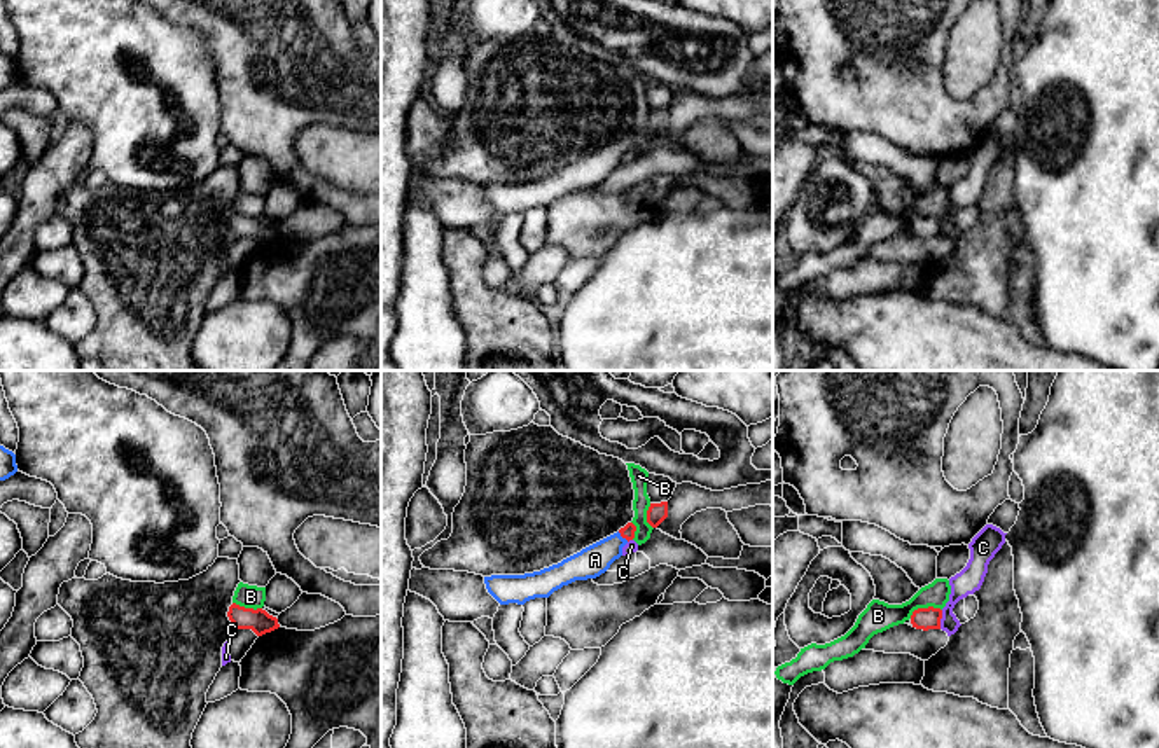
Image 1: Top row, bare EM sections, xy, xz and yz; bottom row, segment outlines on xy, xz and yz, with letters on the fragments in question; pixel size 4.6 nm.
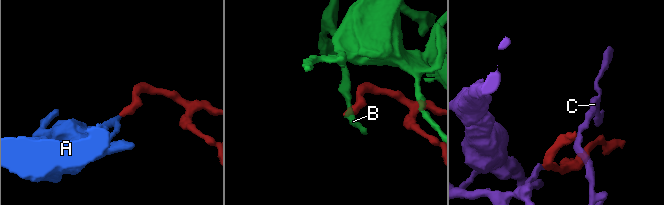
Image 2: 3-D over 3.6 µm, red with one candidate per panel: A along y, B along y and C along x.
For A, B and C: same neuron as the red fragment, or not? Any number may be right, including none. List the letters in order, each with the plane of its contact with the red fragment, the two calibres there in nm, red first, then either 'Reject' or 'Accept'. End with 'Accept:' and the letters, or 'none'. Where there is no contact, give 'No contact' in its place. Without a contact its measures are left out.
A: Touches red in xz. Thickness 60 nm (red) against 140 nm. Accept
B: Touches red in yz. Thickness 100 nm (red) against 140 nm. Reject
C: Touches red in yz. Thickness 100 nm (red) against 120 nm. Reject
Accept: A

